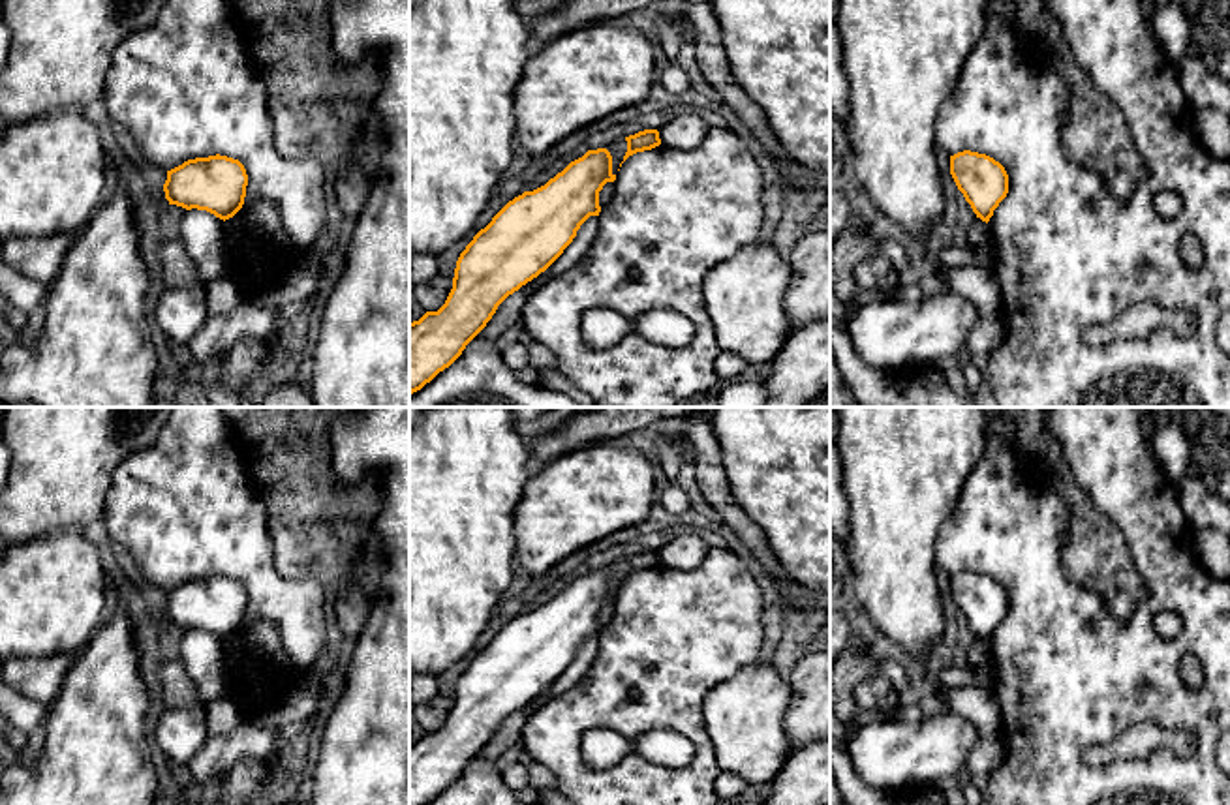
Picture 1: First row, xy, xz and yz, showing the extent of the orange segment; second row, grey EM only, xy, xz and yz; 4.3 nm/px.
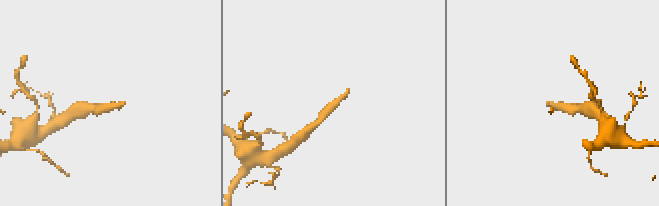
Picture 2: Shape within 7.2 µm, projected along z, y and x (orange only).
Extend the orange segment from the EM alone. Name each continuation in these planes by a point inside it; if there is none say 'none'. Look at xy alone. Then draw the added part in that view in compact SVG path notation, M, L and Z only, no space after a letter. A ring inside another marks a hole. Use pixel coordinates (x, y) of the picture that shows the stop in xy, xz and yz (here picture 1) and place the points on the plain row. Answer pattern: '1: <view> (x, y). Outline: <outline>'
none

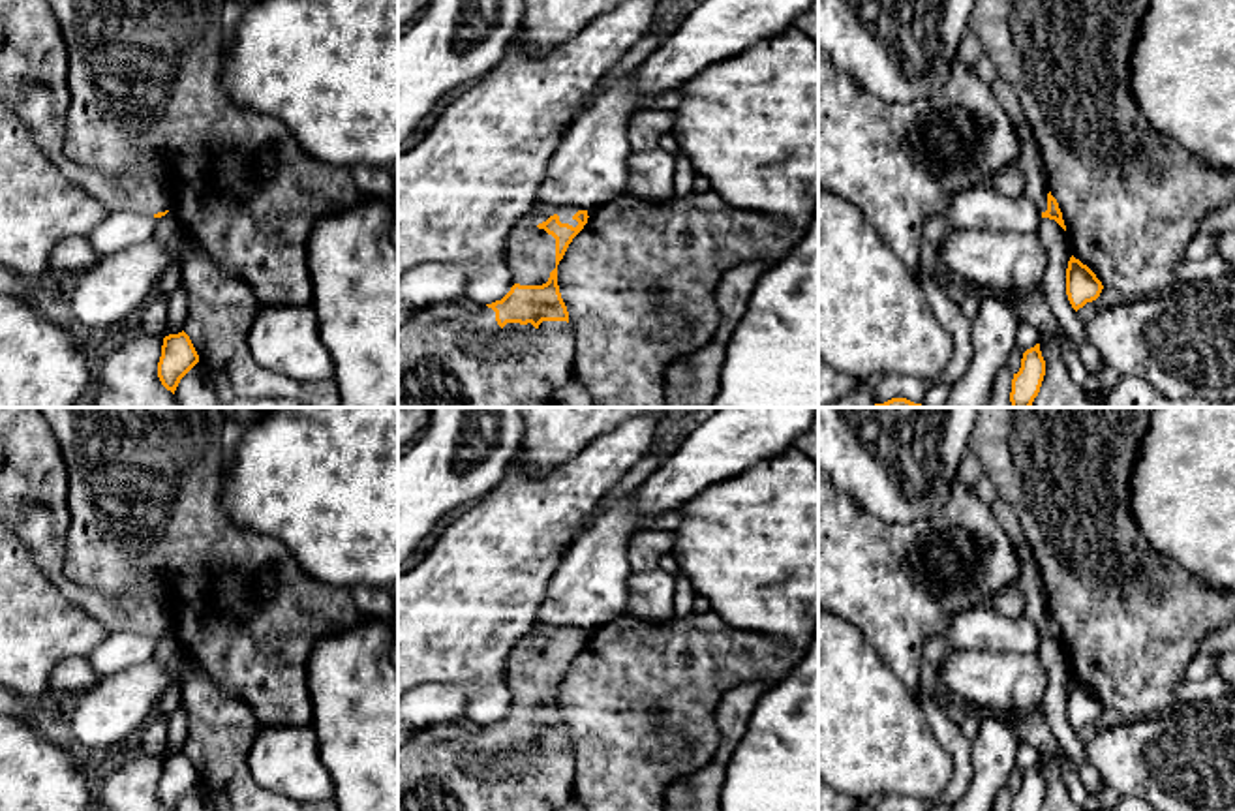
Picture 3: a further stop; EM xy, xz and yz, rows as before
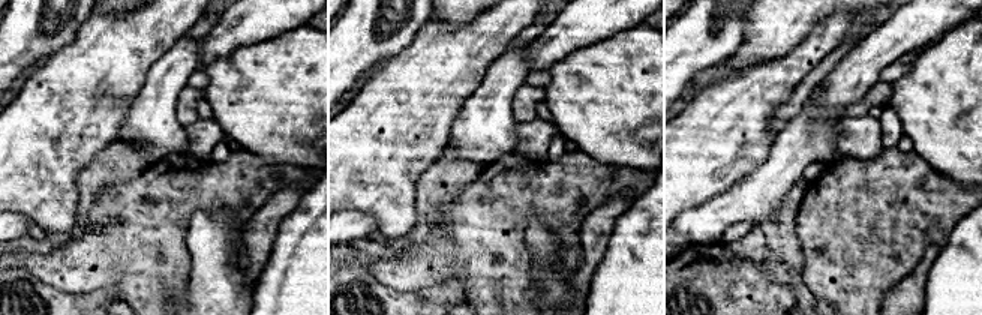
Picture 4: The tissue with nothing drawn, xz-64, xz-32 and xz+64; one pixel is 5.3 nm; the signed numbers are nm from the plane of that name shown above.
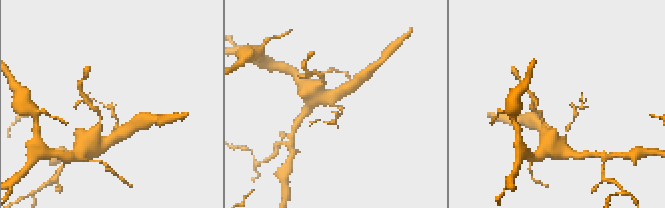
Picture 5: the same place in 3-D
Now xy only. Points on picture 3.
1: xy (34, 490). Outline: M0 407L0 522L17 533L62 595L109 635L171 631L169 597L158 580L143 580L135 589L107 597L66 576L69 479L62 449L39 407Z

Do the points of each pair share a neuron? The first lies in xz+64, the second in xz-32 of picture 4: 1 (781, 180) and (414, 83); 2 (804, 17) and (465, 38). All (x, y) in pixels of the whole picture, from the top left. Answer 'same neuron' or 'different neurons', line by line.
1: different neurons
2: different neurons

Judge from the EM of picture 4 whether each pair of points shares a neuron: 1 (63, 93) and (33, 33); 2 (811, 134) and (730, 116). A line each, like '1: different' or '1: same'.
1: different
2: different

